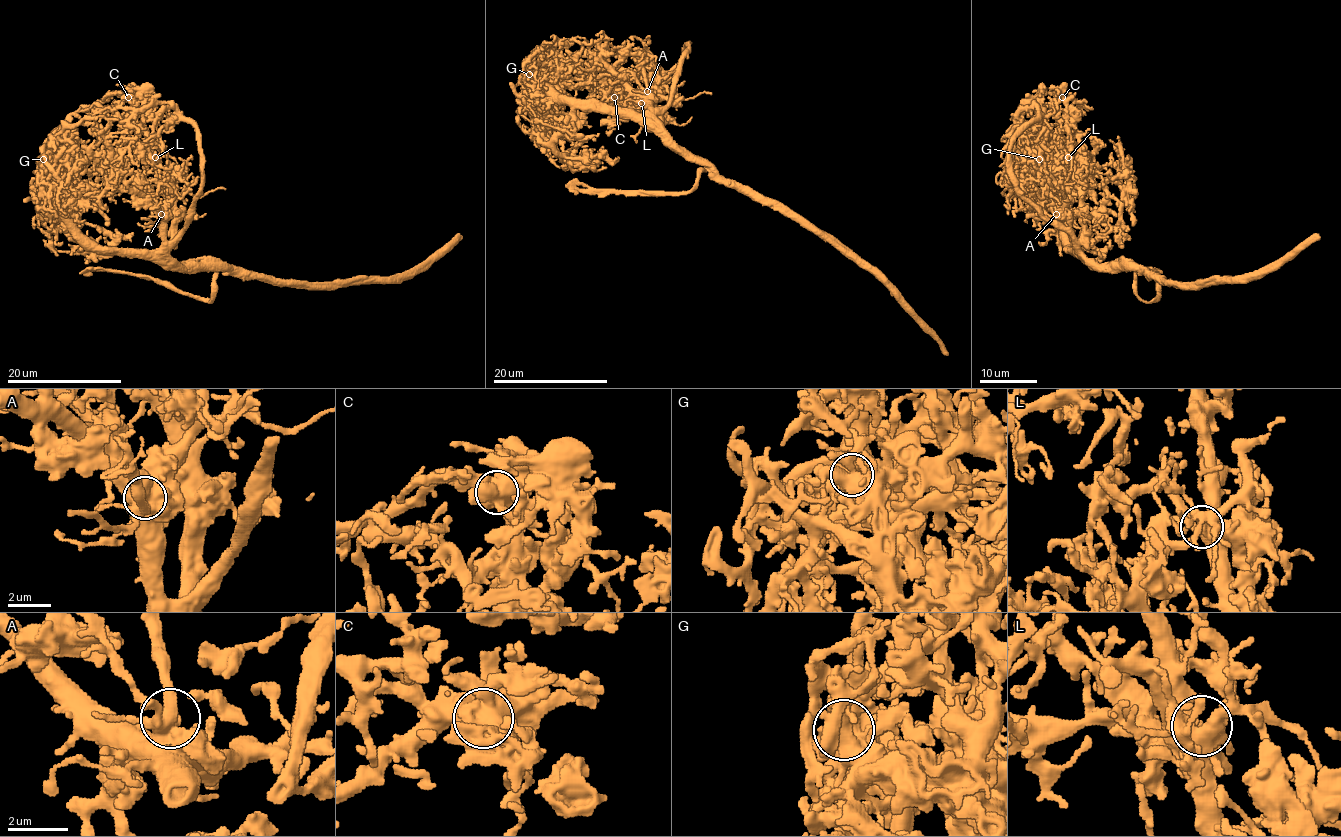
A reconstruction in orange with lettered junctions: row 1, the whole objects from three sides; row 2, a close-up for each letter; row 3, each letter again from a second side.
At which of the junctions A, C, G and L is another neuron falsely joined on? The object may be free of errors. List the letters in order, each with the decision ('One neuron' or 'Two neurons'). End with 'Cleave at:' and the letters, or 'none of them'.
A: One neuron
C: One neuron
G: One neuron
L: One neuron
Cleave at: none of them

